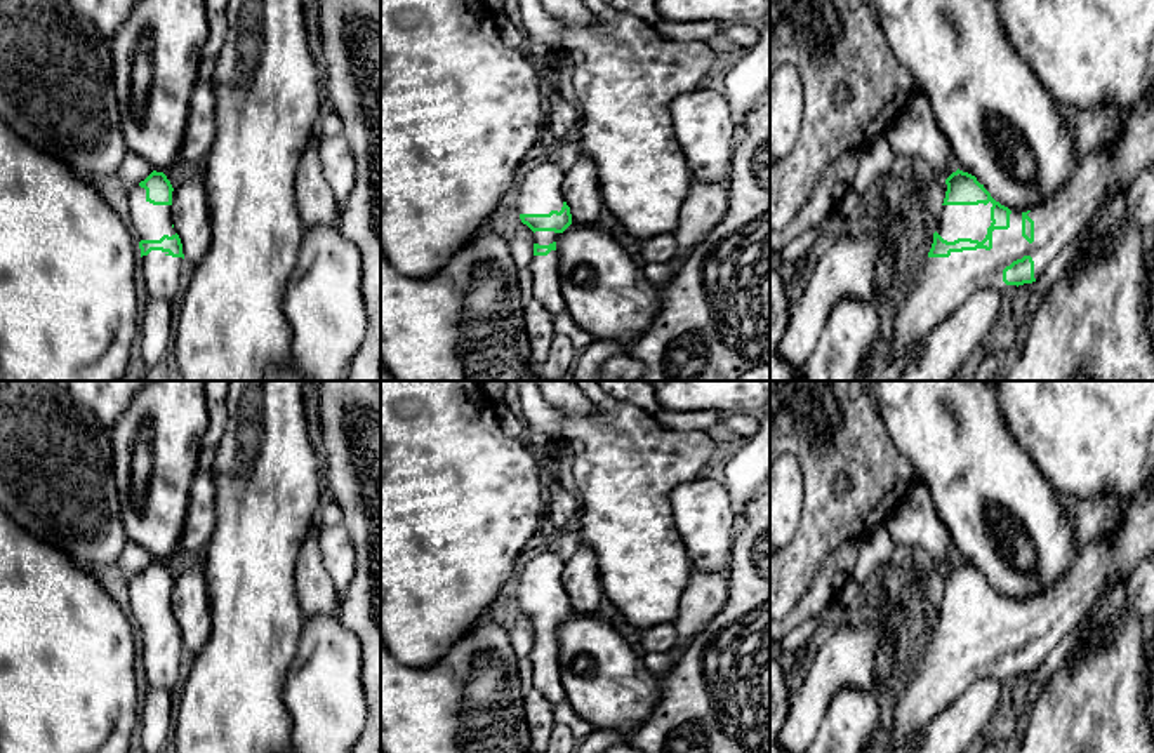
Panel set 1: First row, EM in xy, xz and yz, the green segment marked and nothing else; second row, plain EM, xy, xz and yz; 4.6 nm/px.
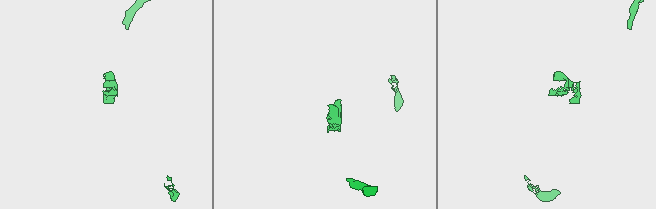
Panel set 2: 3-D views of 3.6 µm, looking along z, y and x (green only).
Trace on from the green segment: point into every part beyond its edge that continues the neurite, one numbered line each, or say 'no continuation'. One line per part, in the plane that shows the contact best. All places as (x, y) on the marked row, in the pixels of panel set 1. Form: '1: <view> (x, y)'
1: yz (955, 221)

